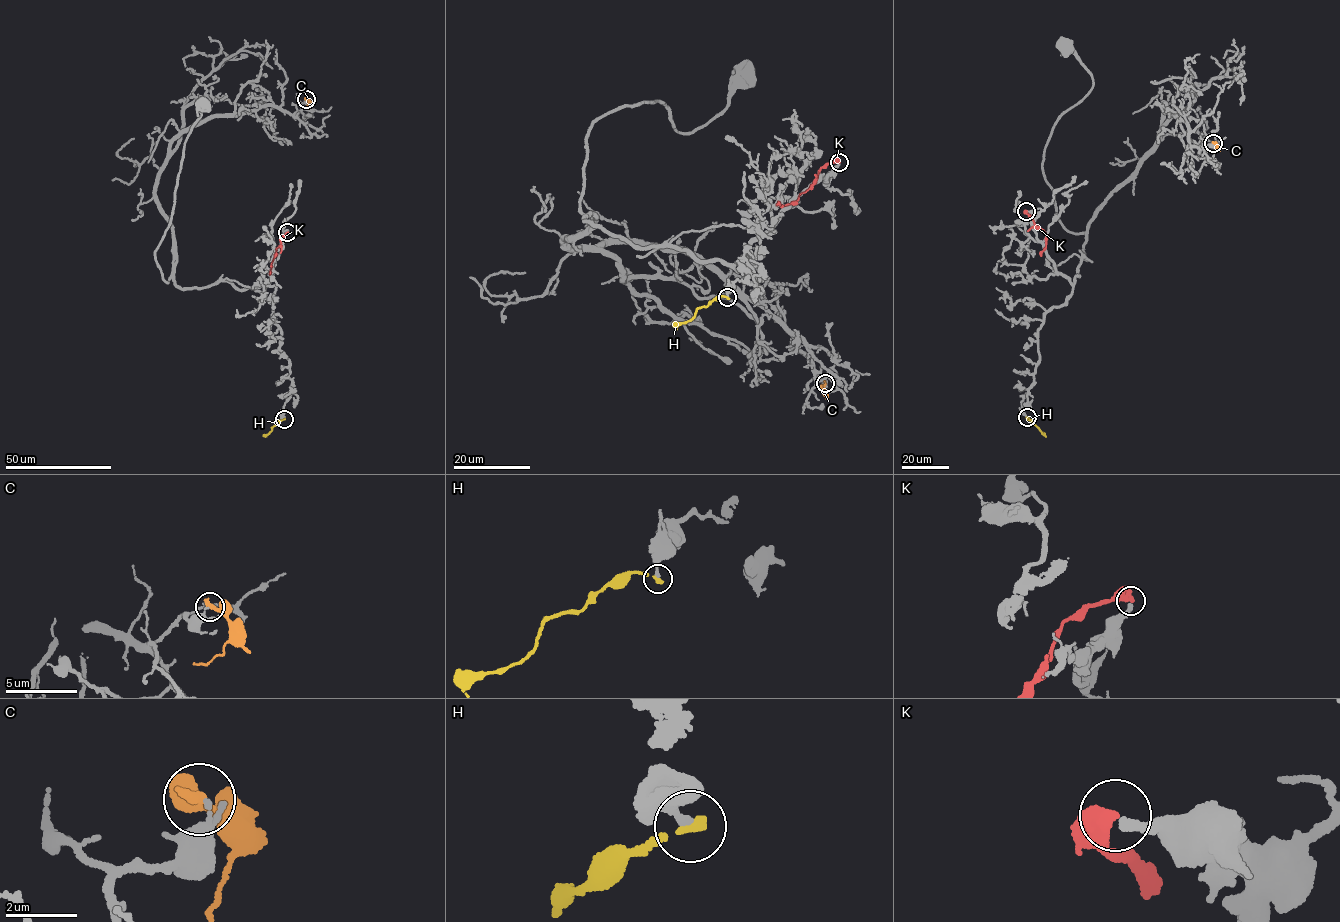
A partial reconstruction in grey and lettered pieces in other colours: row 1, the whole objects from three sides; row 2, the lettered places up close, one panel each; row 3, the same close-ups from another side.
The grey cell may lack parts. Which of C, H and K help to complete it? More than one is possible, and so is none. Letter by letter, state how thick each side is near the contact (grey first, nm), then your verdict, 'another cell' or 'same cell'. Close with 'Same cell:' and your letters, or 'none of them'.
C: 110 nm thick on the grey side, 360 nm on the other; another cell
H: 200 nm thick on the grey side, 280 nm on the other; another cell
K: 300 nm thick on the grey side, 480 nm on the other; another cell
Same cell: none of them

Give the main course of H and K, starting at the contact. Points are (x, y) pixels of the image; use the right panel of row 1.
H: (1027, 417), (1045, 435)
K: (1026, 210), (1035, 226), (1046, 234), (1045, 249), (1041, 256)

